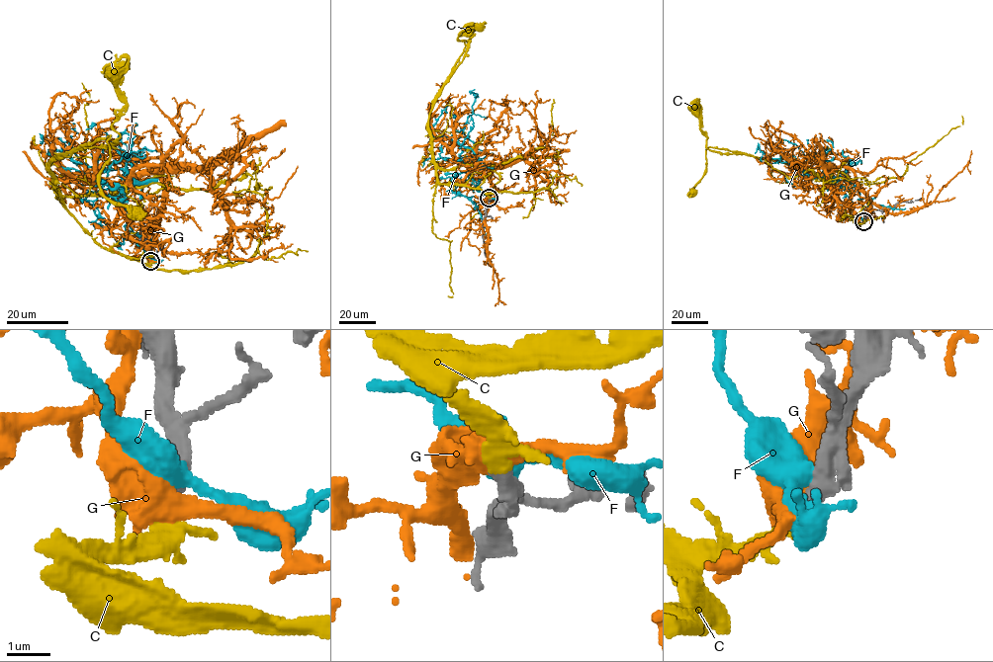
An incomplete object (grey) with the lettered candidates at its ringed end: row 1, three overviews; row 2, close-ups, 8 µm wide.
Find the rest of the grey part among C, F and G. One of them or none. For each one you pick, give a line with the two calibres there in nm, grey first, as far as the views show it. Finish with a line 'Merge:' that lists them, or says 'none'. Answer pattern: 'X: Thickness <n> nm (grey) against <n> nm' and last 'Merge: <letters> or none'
C: Thickness 400 nm (grey) against 220 nm
Merge: C

